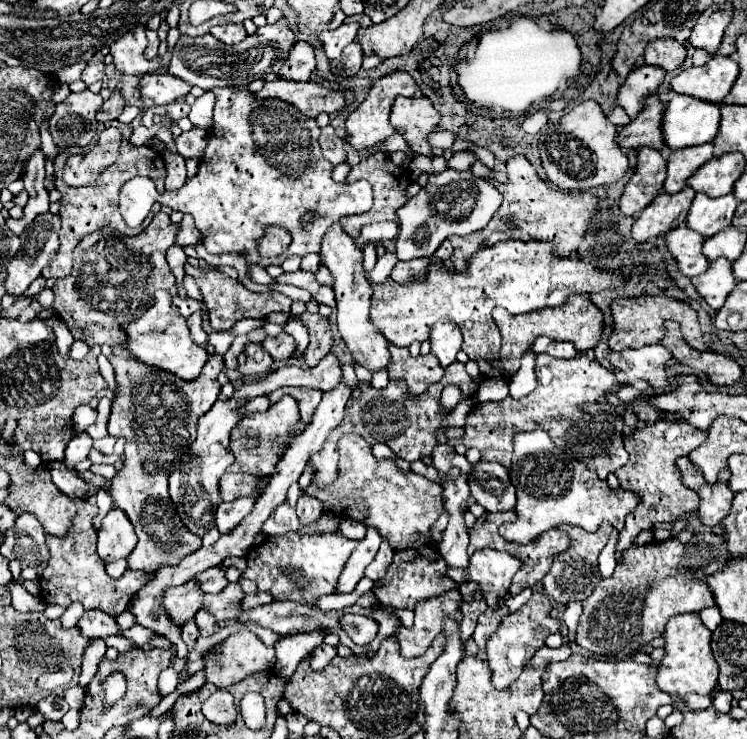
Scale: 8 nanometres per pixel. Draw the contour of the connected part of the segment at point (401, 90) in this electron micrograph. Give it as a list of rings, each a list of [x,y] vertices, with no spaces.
[[[396,71],[396,73],[390,73],[390,75],[382,77],[382,79],[378,79],[374,83],[372,91],[368,93],[368,97],[346,119],[348,143],[354,149],[370,149],[370,147],[382,145],[382,141],[386,141],[390,135],[396,135],[396,129],[392,129],[392,125],[388,123],[388,113],[392,111],[392,101],[396,97],[400,97],[400,95],[414,97],[418,91],[420,91],[420,87],[412,79],[412,75],[406,73],[406,71]]]

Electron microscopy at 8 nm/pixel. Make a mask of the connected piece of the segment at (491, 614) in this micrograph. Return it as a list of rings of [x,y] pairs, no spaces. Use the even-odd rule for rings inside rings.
[[[500,605],[500,611],[484,611],[480,617],[478,617],[478,625],[476,625],[476,631],[474,631],[474,641],[478,645],[478,657],[484,657],[484,645],[486,645],[486,637],[496,631],[496,625],[500,625],[500,619],[508,615],[508,607],[506,605]]]

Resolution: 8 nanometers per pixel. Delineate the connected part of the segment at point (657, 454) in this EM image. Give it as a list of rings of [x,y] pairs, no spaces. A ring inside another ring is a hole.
[[[660,421],[644,425],[642,429],[638,429],[634,433],[634,441],[640,451],[638,457],[644,461],[628,461],[624,467],[620,467],[614,473],[618,477],[622,489],[634,491],[640,497],[638,507],[626,517],[626,529],[620,533],[620,539],[616,543],[616,561],[618,563],[620,563],[624,549],[628,549],[628,545],[634,543],[636,535],[642,529],[652,529],[654,525],[664,525],[664,523],[672,525],[678,517],[682,517],[686,513],[694,513],[700,507],[698,493],[682,485],[680,469],[676,469],[676,459],[692,453],[692,449],[696,449],[704,441],[706,435],[708,435],[708,431],[696,429],[694,425],[688,425],[688,423],[670,423],[670,425],[664,423],[662,425]]]

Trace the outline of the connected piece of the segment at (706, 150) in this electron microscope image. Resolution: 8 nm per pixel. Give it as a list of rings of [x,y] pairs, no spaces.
[[[702,143],[700,147],[684,147],[684,149],[674,149],[668,157],[668,177],[664,181],[664,191],[666,193],[678,193],[686,187],[688,177],[704,165],[706,161],[712,159],[714,145],[712,143]]]

